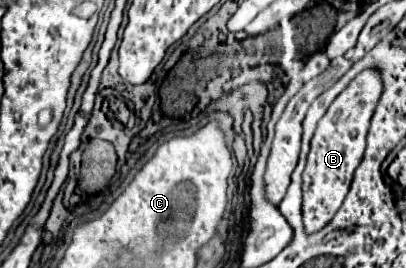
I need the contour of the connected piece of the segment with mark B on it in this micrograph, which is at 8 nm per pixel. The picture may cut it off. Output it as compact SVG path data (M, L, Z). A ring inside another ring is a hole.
M364 70L350 82L346 90L338 94L338 98L330 104L328 112L318 122L318 128L312 136L308 164L302 174L302 220L306 234L322 230L342 206L350 190L352 174L362 160L370 118L376 110L380 92L382 92L380 72Z

